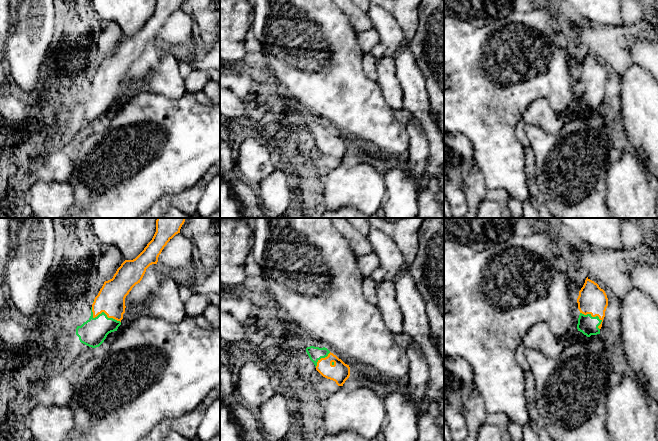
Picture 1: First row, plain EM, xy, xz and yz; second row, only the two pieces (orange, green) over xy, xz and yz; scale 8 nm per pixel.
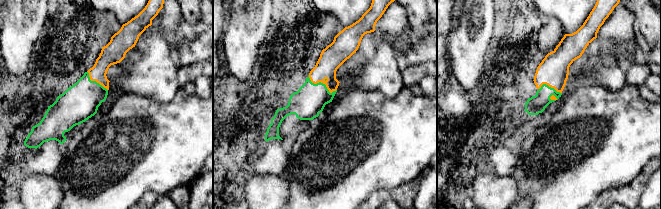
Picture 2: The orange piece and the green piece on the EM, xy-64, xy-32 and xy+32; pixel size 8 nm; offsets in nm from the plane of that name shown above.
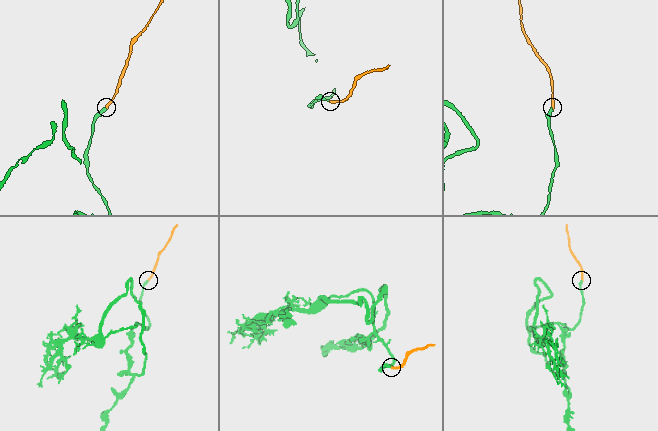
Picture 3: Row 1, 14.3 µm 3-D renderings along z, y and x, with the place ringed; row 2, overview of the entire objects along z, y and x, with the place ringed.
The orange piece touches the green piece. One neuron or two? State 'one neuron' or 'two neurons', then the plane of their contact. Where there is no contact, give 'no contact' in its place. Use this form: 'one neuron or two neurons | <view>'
one neuron | xy

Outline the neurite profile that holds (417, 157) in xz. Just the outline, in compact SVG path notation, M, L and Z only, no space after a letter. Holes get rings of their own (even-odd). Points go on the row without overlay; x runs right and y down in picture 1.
M413 117L406 125L410 141L408 151L405 155L403 167L416 184L426 173L430 158L430 146L428 136L421 122Z

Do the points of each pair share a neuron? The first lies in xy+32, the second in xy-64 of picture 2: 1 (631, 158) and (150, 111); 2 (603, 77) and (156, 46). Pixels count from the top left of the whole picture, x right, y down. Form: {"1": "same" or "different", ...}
{"1": "same", "2": "same"}

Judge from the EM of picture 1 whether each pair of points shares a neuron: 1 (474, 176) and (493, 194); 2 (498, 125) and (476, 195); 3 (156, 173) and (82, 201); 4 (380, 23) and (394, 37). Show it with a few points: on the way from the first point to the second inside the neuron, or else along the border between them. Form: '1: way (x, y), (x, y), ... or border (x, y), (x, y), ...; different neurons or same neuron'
1: way (476, 182), (487, 193); same neuron
2: border (476, 165), (488, 188), (502, 188); different neurons
3: way (138, 174), (132, 179), (126, 180), (100, 201); same neuron
4: way (383, 26), (391, 34); same neuron

